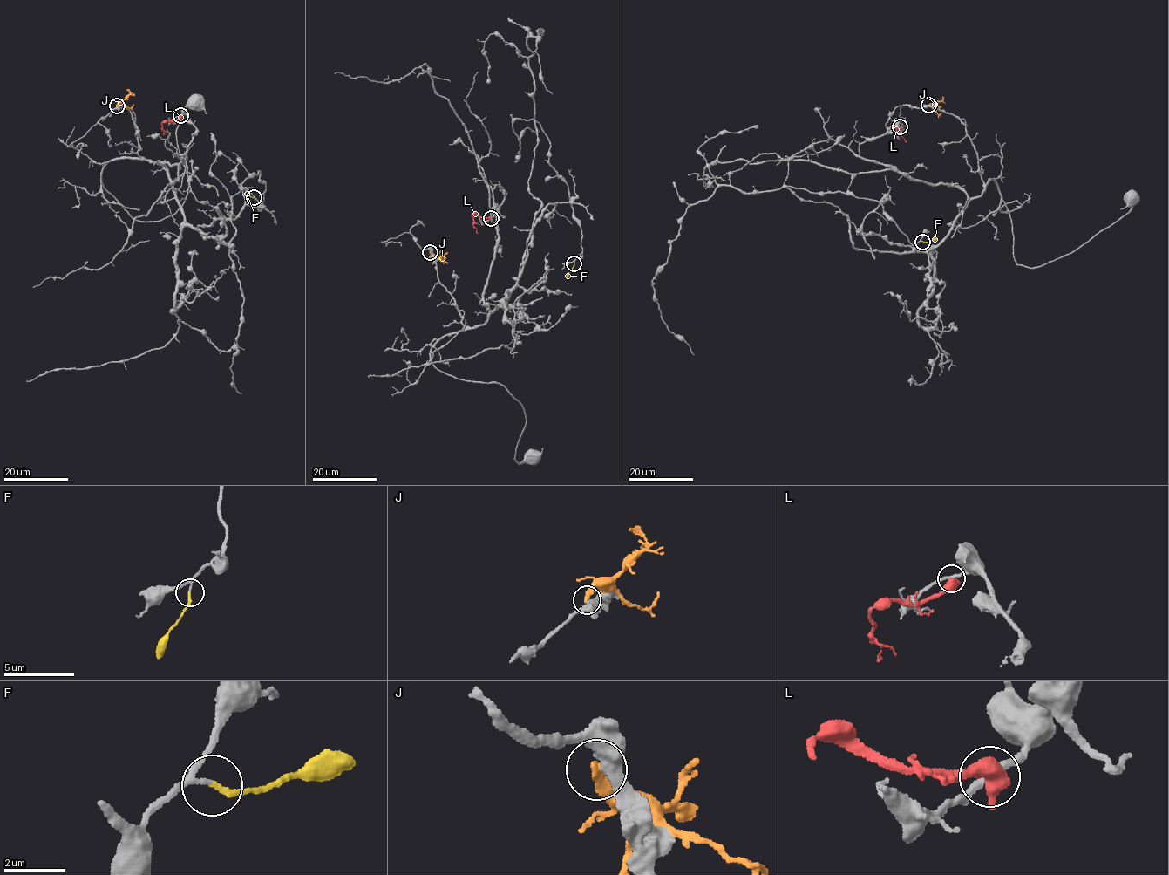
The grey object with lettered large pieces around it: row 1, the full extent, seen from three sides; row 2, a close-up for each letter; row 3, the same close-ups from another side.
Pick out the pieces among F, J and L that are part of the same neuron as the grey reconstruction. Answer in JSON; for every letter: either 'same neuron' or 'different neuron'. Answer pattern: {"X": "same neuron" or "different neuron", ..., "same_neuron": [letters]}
{"F": "same neuron", "J": "different neuron", "L": "different neuron", "same_neuron": ["F"]}

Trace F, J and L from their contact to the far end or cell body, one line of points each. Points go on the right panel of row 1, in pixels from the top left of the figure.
F: (922, 242), (937, 239)
J: (928, 105), (943, 99), (942, 97)
L: (900, 126), (896, 128), (892, 125), (907, 141)

